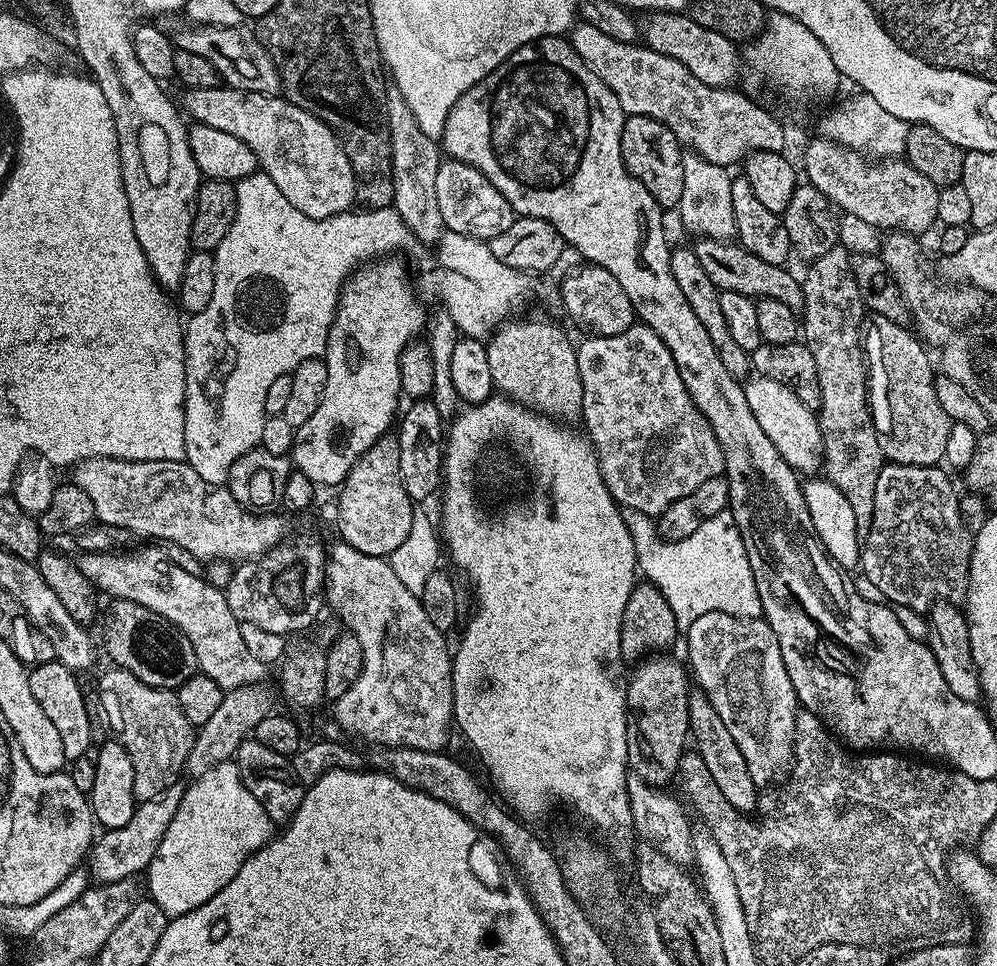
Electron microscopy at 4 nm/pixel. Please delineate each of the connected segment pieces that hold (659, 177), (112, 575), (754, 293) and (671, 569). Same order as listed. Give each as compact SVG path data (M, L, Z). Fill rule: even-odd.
M628 116L622 126L620 135L620 145L622 146L622 162L626 170L658 202L661 209L675 209L682 198L682 145L677 140L676 135L672 133L662 122L654 118L645 116Z
M144 548L141 552L81 551L75 557L75 561L82 570L82 574L86 574L86 578L92 583L93 589L100 591L101 588L108 598L138 602L138 606L146 606L146 610L154 610L154 614L162 614L162 618L178 626L178 630L182 630L182 634L190 638L190 646L194 646L197 669L203 675L214 678L214 682L218 682L220 688L225 690L241 688L247 684L260 684L263 681L266 665L258 662L258 658L254 658L254 654L246 650L246 642L242 642L241 623L230 610L224 592L209 584L203 575L195 576L182 570L182 566L170 562L167 555L156 548Z
M700 238L695 241L694 247L698 254L698 262L702 262L710 282L714 282L714 286L721 292L746 294L753 298L778 298L778 302L786 302L786 306L803 309L804 289L801 281L797 277L795 280L787 272L787 267L762 262L762 258L750 254L750 250L746 250L738 242Z
M633 508L623 509L626 530L630 530L630 538L634 538L636 563L643 579L652 584L666 602L670 602L670 610L676 615L677 629L687 630L694 622L707 612L732 614L744 619L757 619L763 615L761 599L754 585L754 574L750 569L749 556L746 554L745 543L742 542L738 526L733 520L731 509L724 509L702 522L701 526L691 535L689 541L667 541L658 538L658 524L655 519L642 514Z

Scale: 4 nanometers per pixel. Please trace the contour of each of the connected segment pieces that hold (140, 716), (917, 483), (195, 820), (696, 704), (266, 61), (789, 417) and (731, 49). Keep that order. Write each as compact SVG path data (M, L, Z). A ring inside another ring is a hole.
M109 667L104 677L99 677L100 701L106 710L106 718L110 718L110 729L115 739L120 741L126 754L130 754L130 762L134 762L134 794L137 801L155 798L166 789L173 787L176 780L185 771L188 755L192 749L194 726L182 714L182 706L178 706L175 691L166 688L155 688L130 674L124 668Z
M885 463L874 486L870 534L862 540L860 568L863 579L869 580L889 605L912 608L921 614L927 613L937 601L959 605L968 595L968 563L972 561L974 536L968 532L959 510L958 491L942 469L940 466L923 468Z
M224 760L214 770L197 776L192 785L184 788L184 797L180 800L178 810L174 814L174 822L166 826L166 834L162 834L162 842L158 842L158 850L146 870L148 876L147 895L169 918L190 914L190 910L198 910L202 902L210 902L222 886L226 886L242 870L246 858L250 858L263 844L267 844L274 835L274 821L262 810L262 802L242 786L242 778L238 774L238 766L232 760Z
M699 690L688 694L688 731L694 751L706 762L706 770L710 770L710 778L714 778L714 786L722 790L722 798L730 802L740 812L752 814L756 808L756 792L758 786L754 778L750 778L750 769L746 766L746 758L742 758L742 750L738 750L738 742L730 735L730 730L722 726L722 718L714 706L710 706L710 698Z
M189 23L188 28L180 28L174 35L174 44L179 51L198 54L198 58L206 58L210 66L214 66L221 81L229 88L257 92L267 96L281 91L280 75L270 58L270 54L256 37L255 31L247 27L214 26L213 24Z
M753 375L743 381L746 402L750 402L750 411L758 418L758 426L766 430L766 438L774 442L774 450L782 454L791 468L797 473L812 474L821 467L824 458L824 439L820 433L820 422L817 413L806 407L782 382L774 382L765 376Z
M649 12L639 21L638 36L658 54L666 54L666 58L682 62L682 66L686 66L698 82L706 82L706 86L726 88L737 83L735 80L742 69L742 56L737 45L722 38L722 34L714 34L714 30L706 30L706 26L698 26L691 15L684 12Z

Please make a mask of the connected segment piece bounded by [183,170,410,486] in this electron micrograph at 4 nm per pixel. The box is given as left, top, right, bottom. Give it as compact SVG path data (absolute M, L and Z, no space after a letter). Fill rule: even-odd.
M257 170L246 178L235 181L236 186L236 213L230 230L226 230L226 238L214 249L216 261L214 262L214 295L210 297L210 306L201 312L193 312L187 317L184 330L184 365L186 366L186 390L184 391L184 421L186 422L186 454L183 459L207 484L217 486L227 485L228 471L242 454L251 448L257 447L264 436L264 420L266 413L264 403L266 392L273 385L274 378L294 371L299 364L307 360L319 360L323 357L328 345L330 326L336 317L336 307L340 305L340 292L348 282L348 277L361 266L375 261L377 258L396 254L407 240L410 240L409 228L400 219L396 210L387 208L373 208L371 210L349 210L342 214L334 214L330 218L310 218L298 210L298 206L290 206L290 201L278 186L274 186L272 179Z

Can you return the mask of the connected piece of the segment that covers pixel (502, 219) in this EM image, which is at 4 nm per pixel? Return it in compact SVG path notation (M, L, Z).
M445 159L435 179L435 193L438 196L439 213L442 222L449 232L466 234L475 240L490 241L502 230L510 230L514 213L510 202L502 198L502 194L486 174L482 174L474 166L461 160Z

